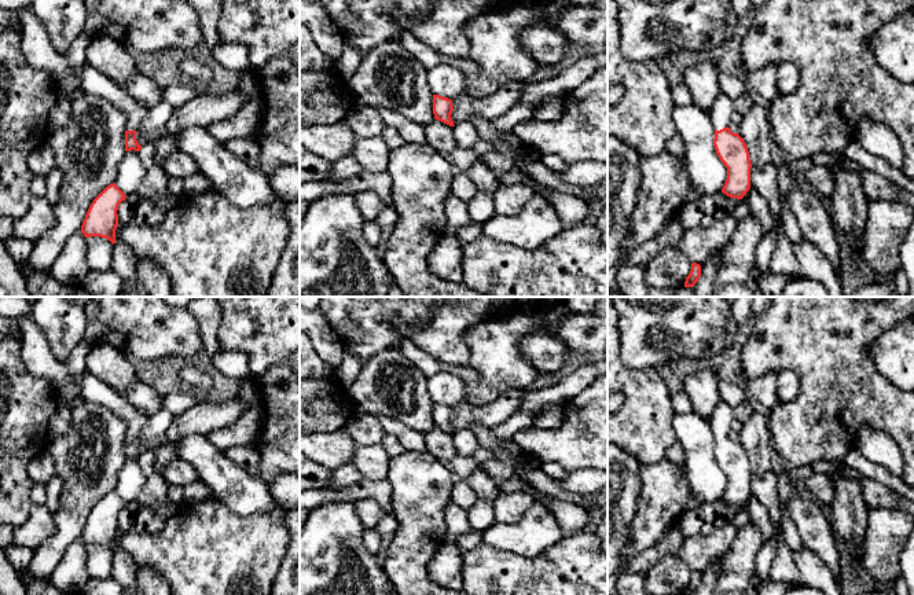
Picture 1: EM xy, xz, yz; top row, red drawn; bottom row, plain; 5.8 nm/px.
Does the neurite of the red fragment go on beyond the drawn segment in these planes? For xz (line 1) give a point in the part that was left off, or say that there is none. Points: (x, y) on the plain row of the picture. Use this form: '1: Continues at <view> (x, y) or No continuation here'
1: No continuation here

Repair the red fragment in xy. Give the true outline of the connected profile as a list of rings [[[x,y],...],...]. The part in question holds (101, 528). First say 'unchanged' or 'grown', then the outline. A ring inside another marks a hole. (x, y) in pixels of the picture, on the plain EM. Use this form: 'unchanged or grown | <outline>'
unchanged | [[[113,491],[107,493],[91,511],[81,533],[85,546],[100,544],[115,551],[118,533],[117,518],[126,503]]]

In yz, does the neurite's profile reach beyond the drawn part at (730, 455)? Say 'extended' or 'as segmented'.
extended

